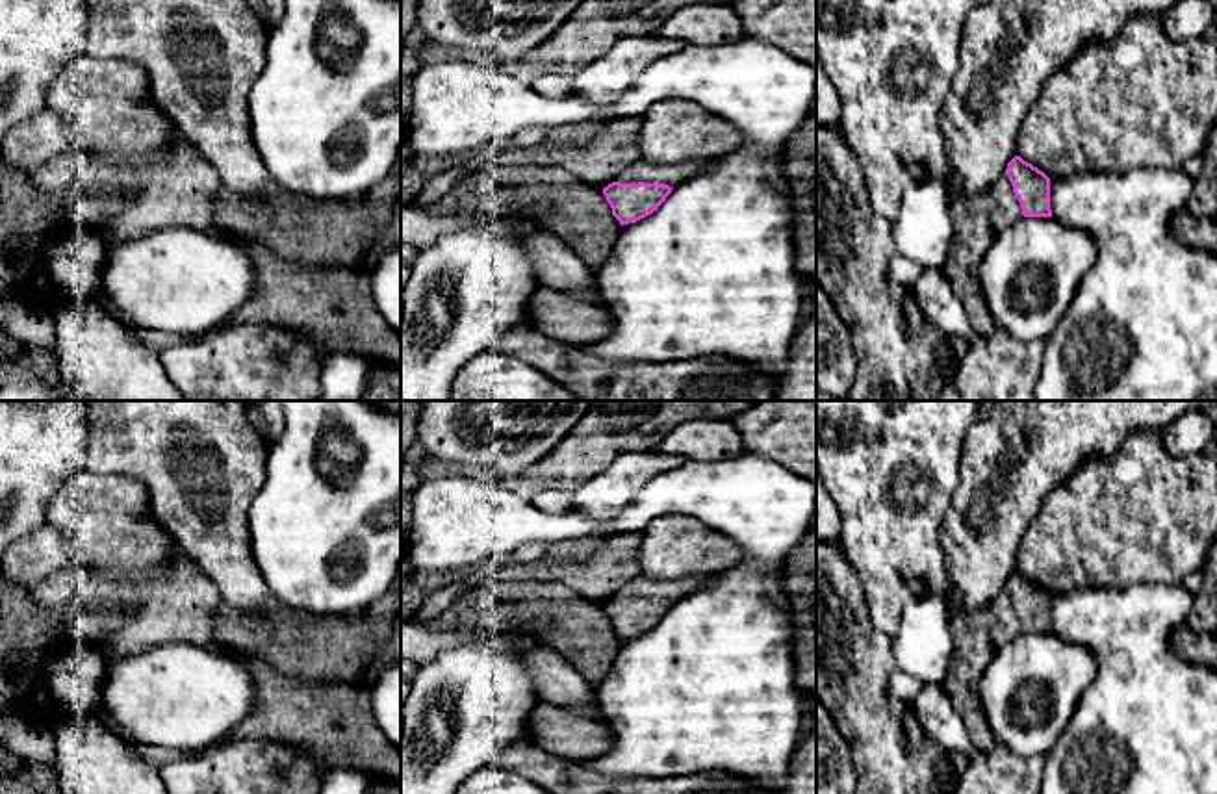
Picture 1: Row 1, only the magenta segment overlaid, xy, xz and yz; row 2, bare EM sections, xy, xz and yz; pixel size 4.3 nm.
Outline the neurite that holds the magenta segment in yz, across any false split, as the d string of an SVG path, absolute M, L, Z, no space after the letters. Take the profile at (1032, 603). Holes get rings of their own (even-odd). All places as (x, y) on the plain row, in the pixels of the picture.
M1015 571L1007 579L1006 590L993 603L991 642L1000 649L1022 631L1052 633L1050 594Z

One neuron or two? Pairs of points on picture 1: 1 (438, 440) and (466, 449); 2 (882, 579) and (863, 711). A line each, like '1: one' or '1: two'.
1: one
2: two

